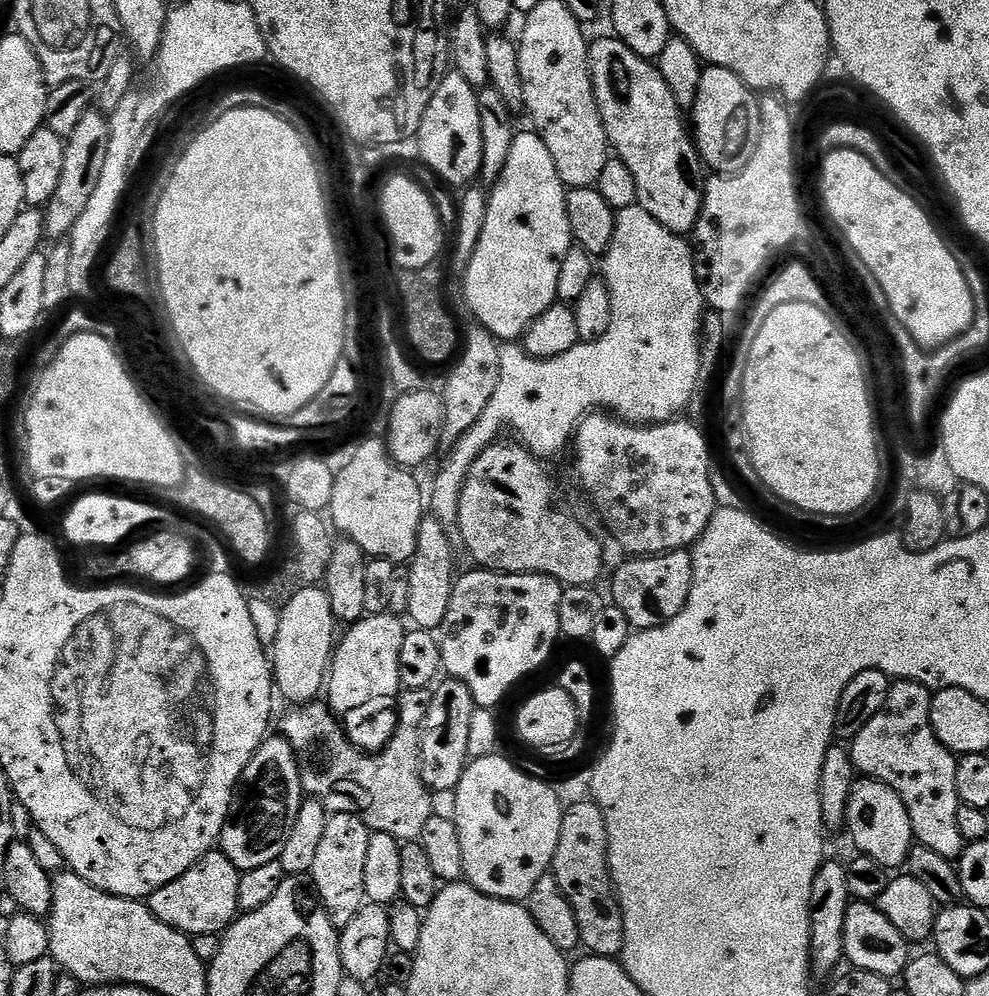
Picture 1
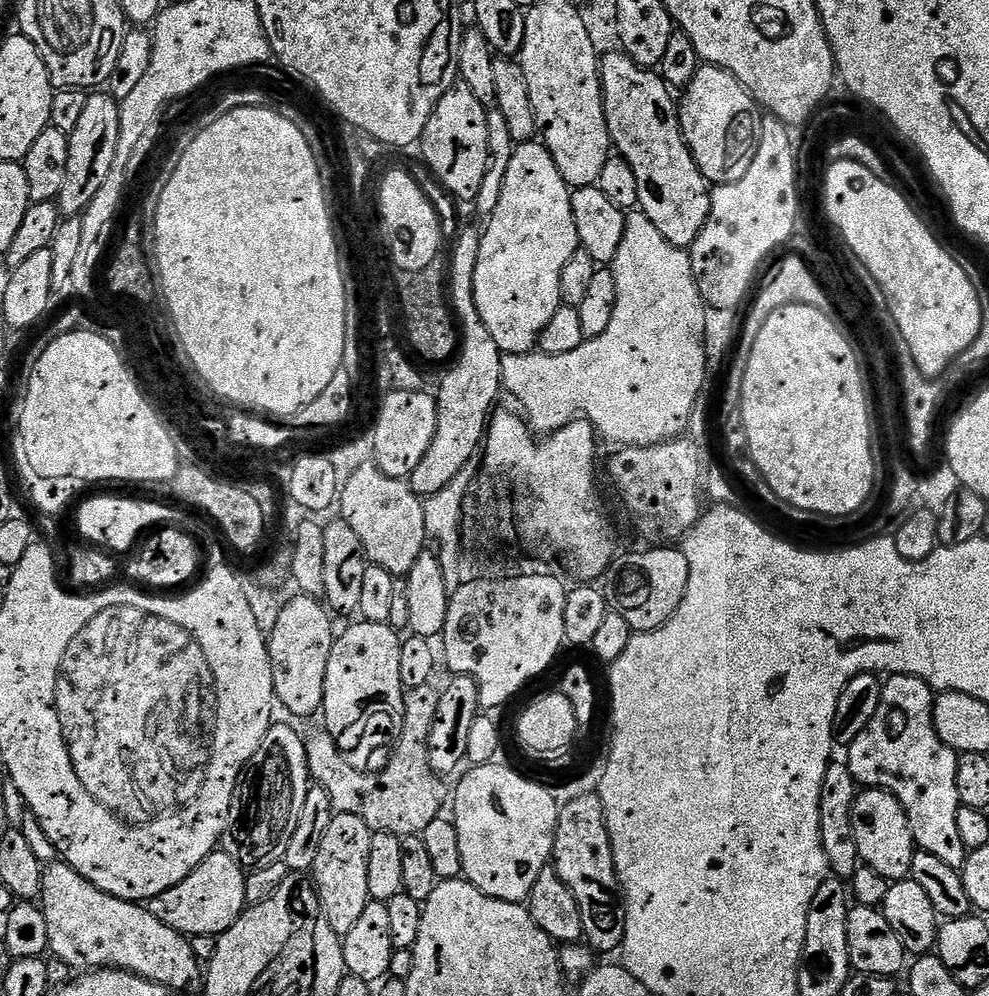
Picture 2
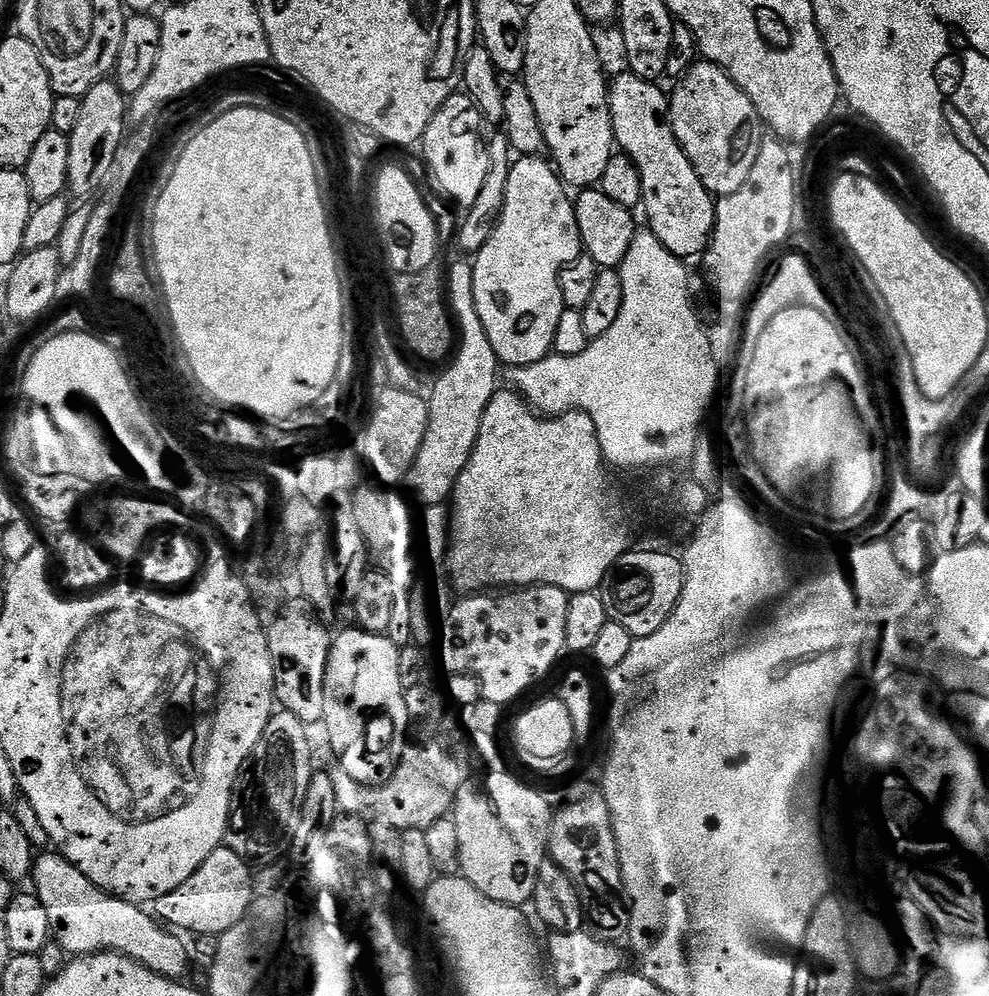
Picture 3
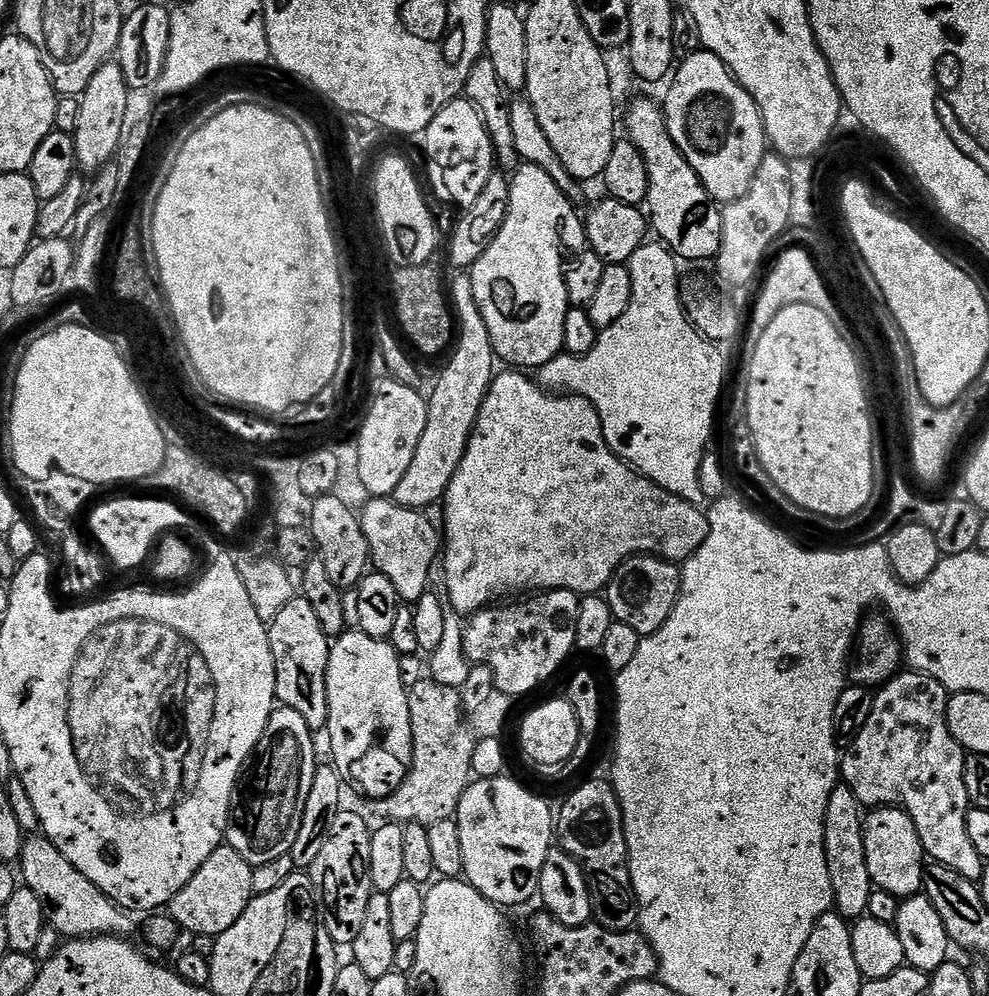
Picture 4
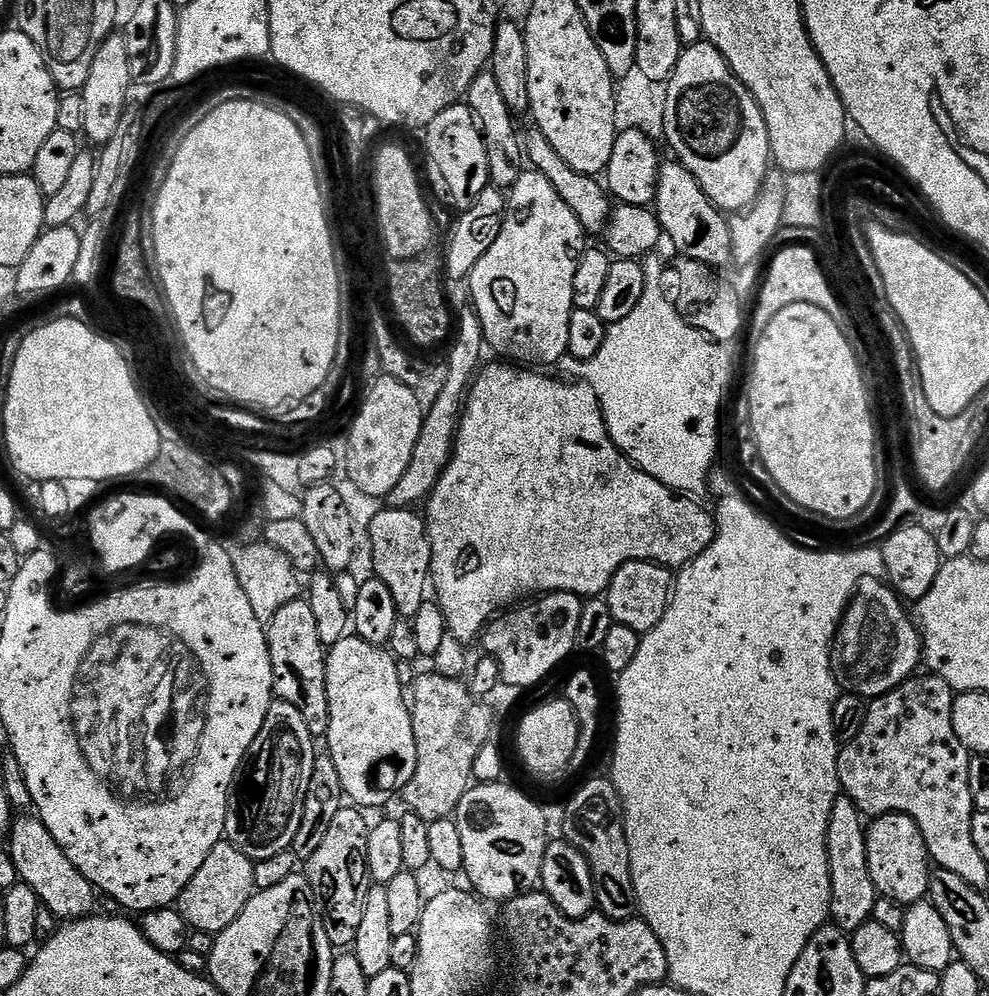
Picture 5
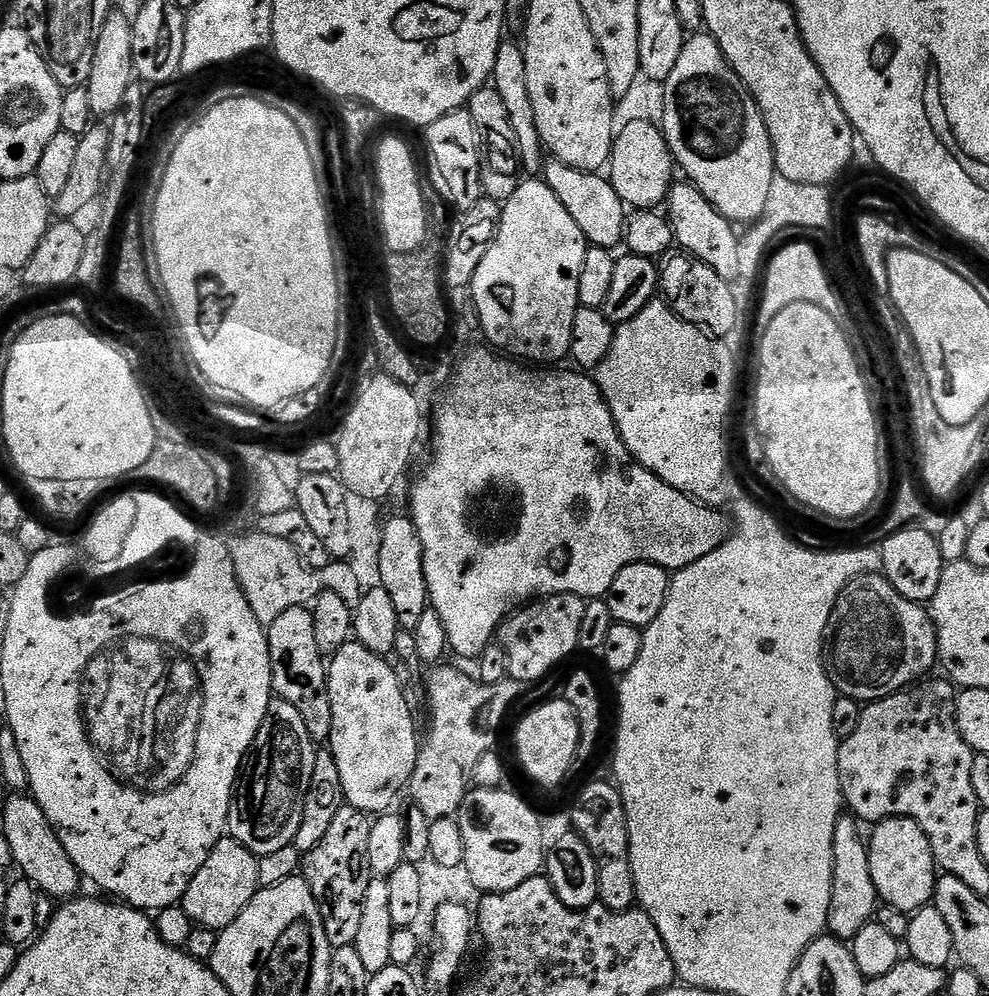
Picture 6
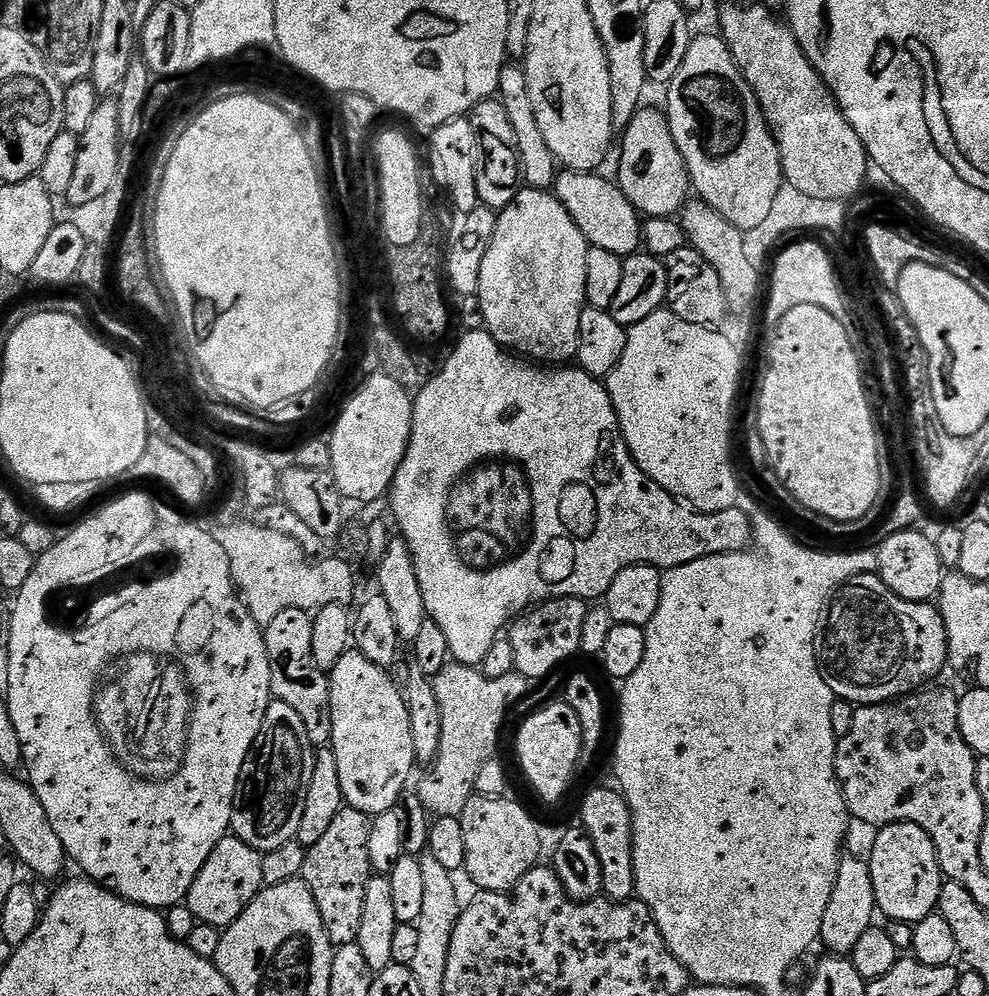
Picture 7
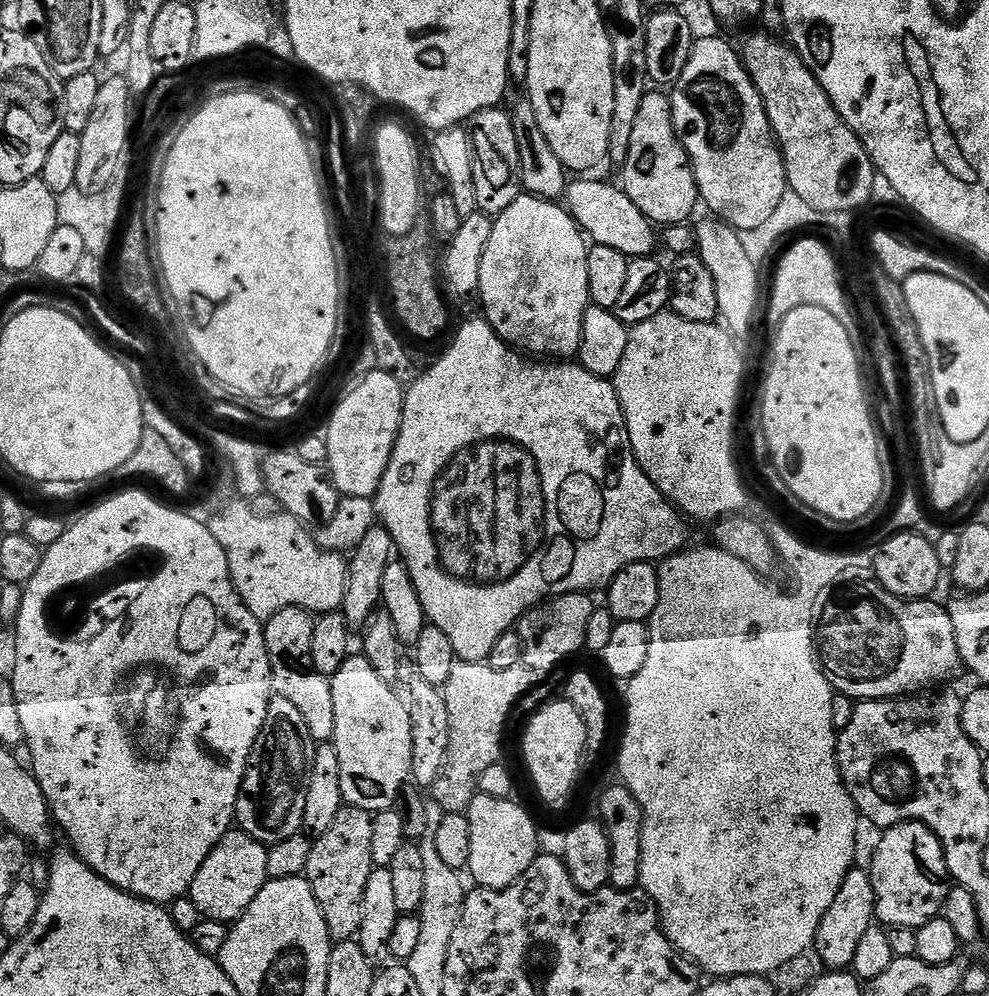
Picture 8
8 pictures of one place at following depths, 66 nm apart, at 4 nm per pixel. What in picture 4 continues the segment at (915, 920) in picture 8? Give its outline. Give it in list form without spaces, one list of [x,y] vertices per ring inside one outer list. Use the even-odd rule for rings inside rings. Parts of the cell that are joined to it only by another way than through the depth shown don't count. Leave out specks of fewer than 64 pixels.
[[[891,806],[871,809],[864,818],[864,841],[866,866],[876,888],[901,898],[917,895],[923,889],[926,853],[908,812]]]

